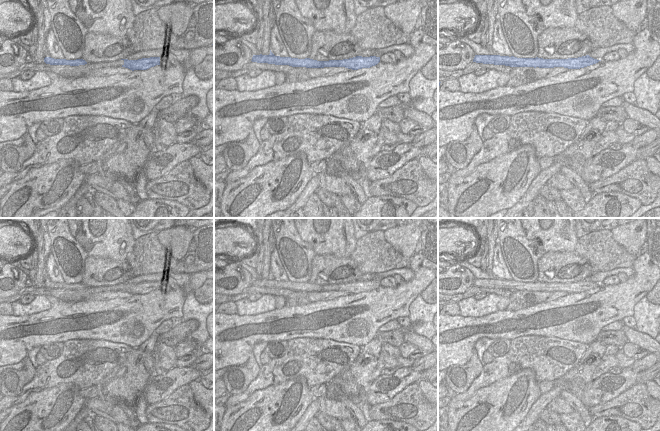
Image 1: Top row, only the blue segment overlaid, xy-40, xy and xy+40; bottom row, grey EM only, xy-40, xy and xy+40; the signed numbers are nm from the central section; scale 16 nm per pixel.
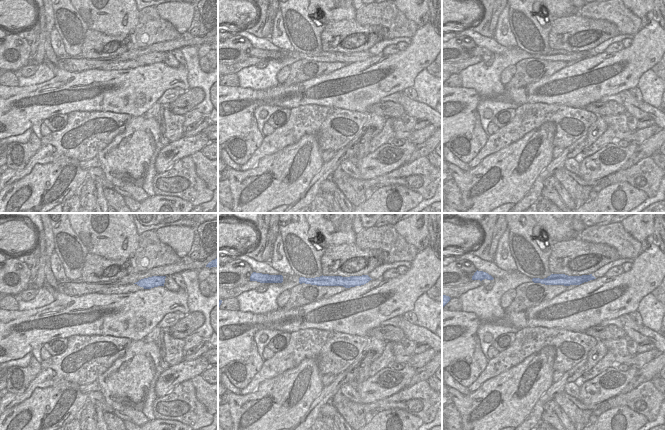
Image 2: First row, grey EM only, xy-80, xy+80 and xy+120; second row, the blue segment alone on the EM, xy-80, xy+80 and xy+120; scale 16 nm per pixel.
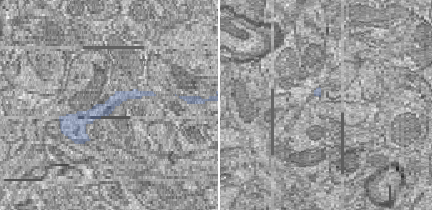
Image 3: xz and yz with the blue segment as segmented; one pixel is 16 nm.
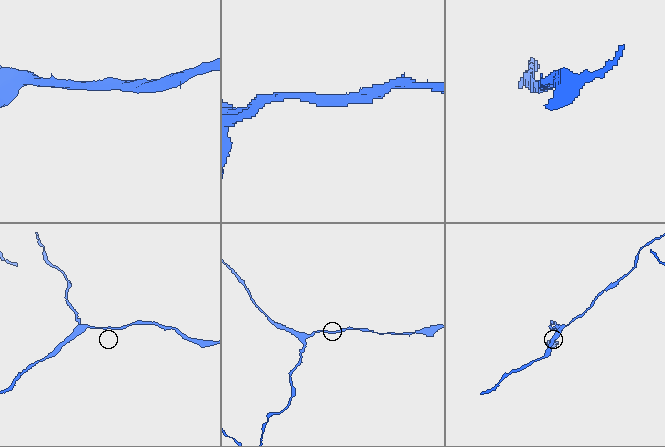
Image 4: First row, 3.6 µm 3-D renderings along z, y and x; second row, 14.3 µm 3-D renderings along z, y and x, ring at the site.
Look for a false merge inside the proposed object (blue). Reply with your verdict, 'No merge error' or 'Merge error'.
No merge error.

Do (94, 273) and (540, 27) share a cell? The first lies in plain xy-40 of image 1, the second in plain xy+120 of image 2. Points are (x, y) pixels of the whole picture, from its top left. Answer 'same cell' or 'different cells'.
different cells

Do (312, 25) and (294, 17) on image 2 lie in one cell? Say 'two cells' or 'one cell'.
one cell

